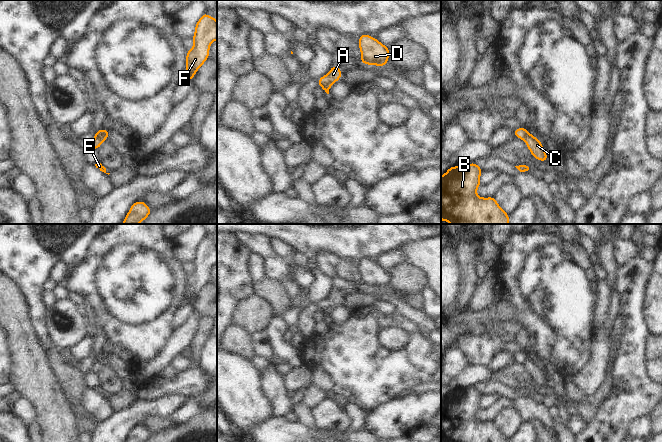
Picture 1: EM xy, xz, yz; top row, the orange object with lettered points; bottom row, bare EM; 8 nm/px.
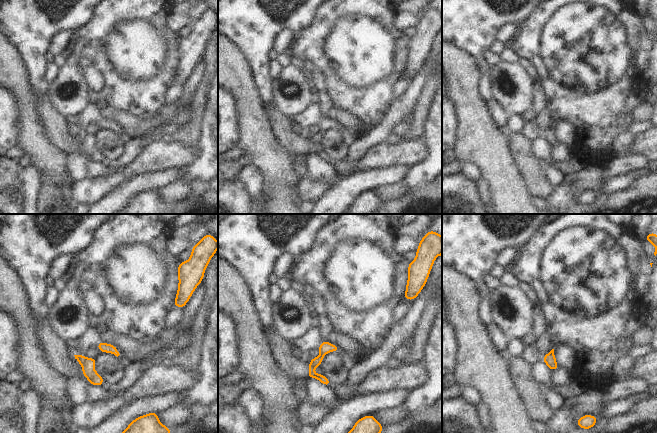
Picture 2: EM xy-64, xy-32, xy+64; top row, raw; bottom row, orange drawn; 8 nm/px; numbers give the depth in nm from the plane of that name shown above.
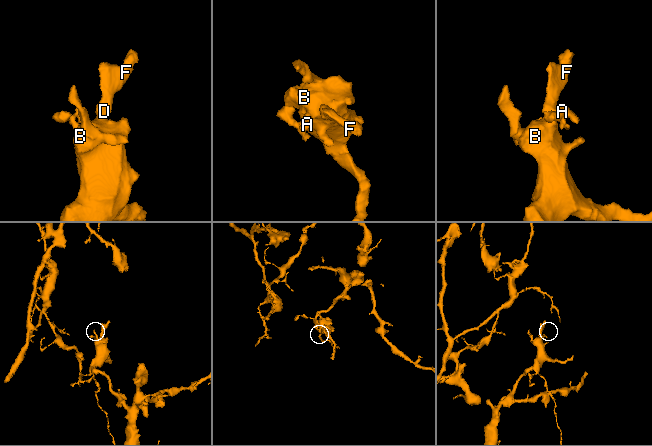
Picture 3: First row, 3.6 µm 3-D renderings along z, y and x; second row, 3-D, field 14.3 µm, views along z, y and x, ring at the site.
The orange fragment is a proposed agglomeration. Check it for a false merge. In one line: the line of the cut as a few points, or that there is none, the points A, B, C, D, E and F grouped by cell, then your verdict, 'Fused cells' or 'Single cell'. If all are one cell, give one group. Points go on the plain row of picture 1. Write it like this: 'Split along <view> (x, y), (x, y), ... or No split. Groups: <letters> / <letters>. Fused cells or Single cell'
Split along xy (107, 360), (95, 362). Groups: A B D F / C E. Fused cells

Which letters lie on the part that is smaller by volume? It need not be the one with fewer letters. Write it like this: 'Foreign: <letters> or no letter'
Foreign: C, E

